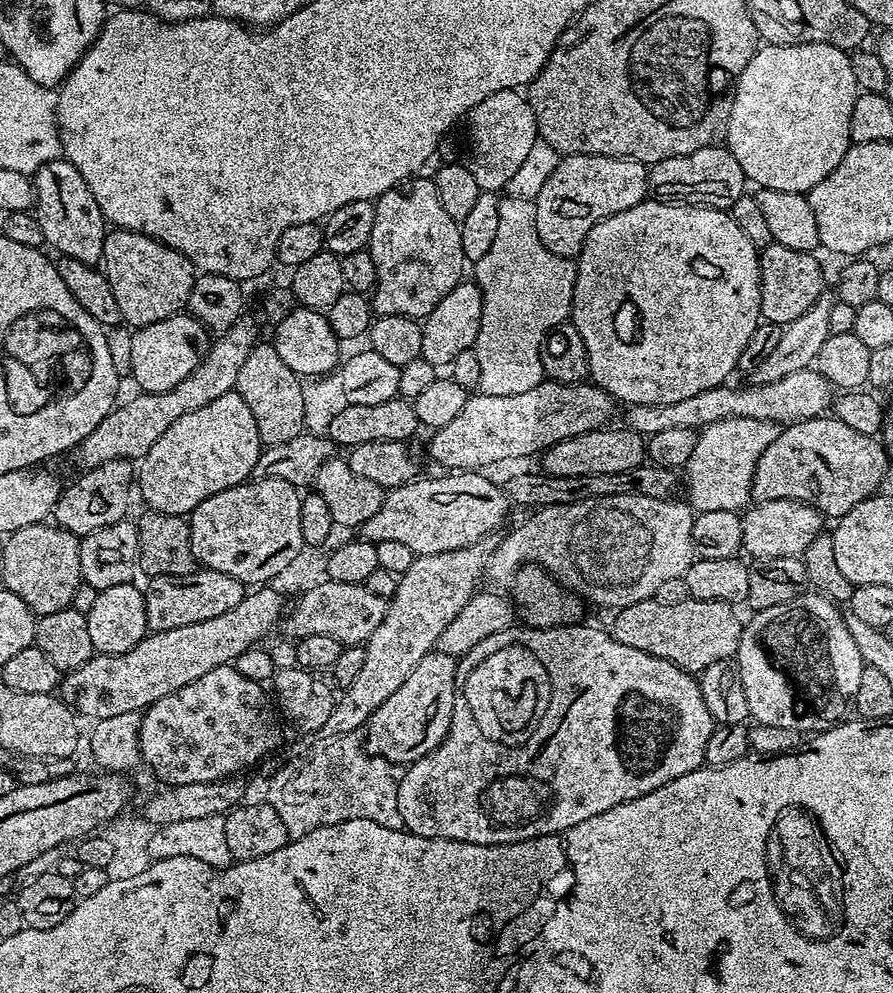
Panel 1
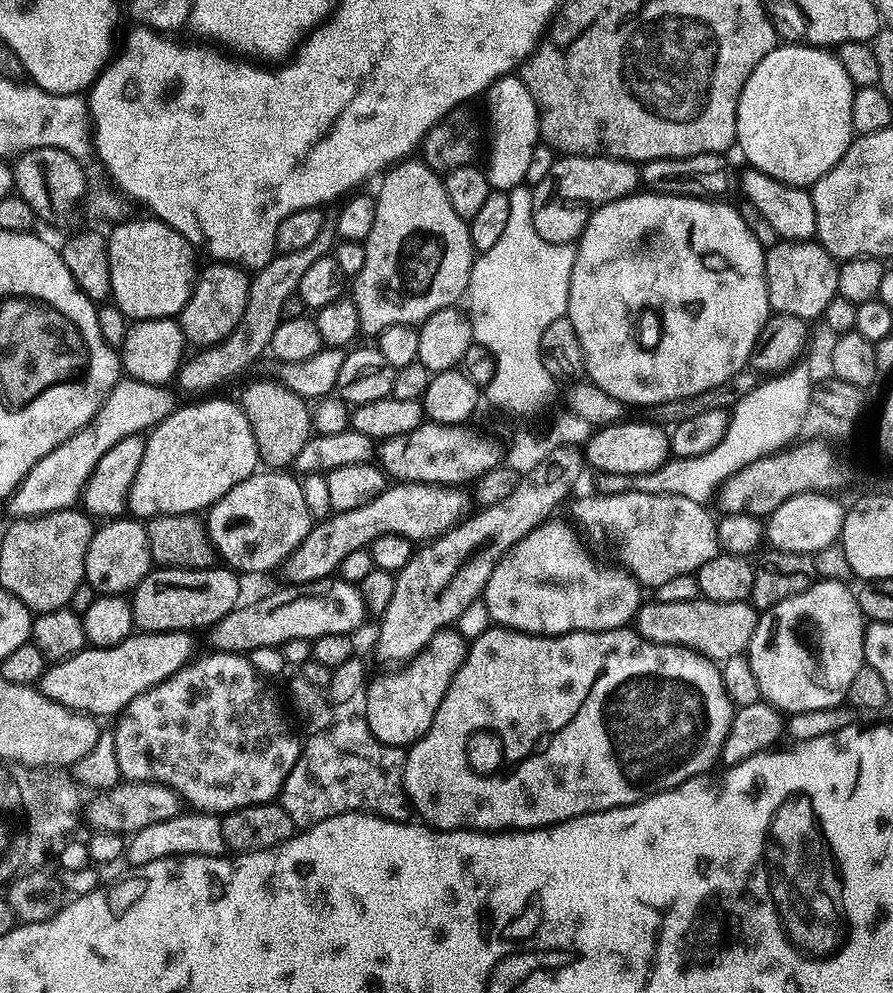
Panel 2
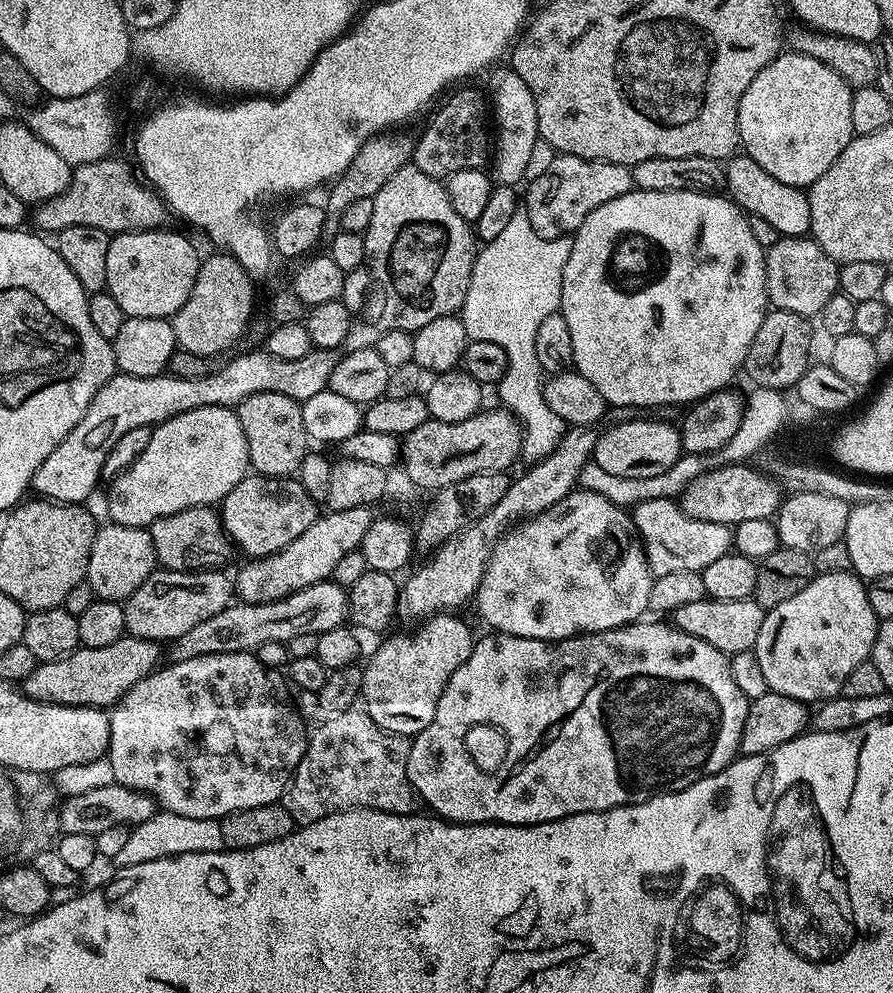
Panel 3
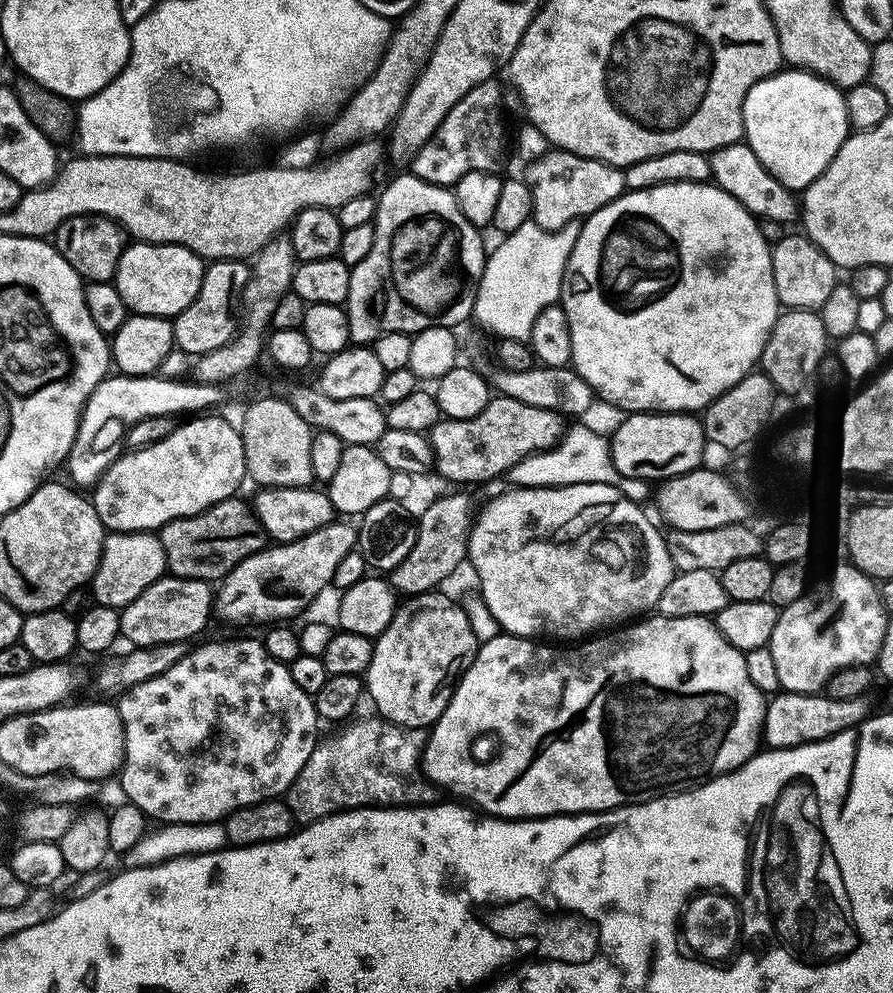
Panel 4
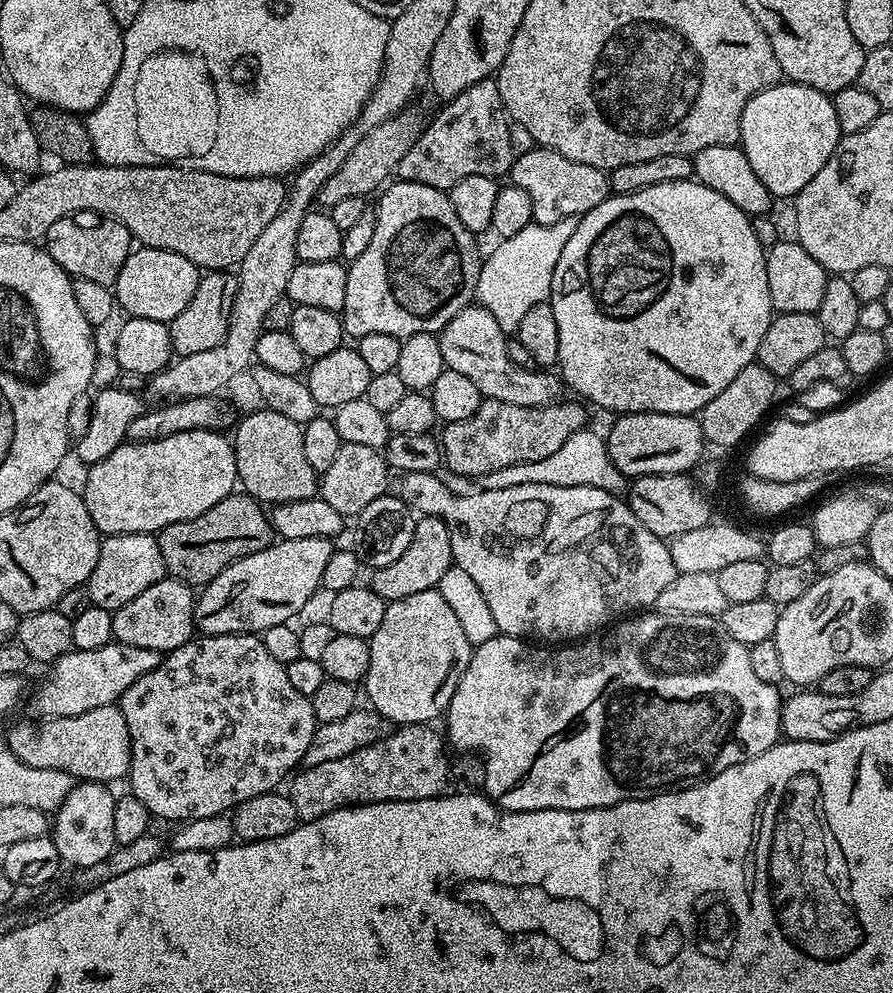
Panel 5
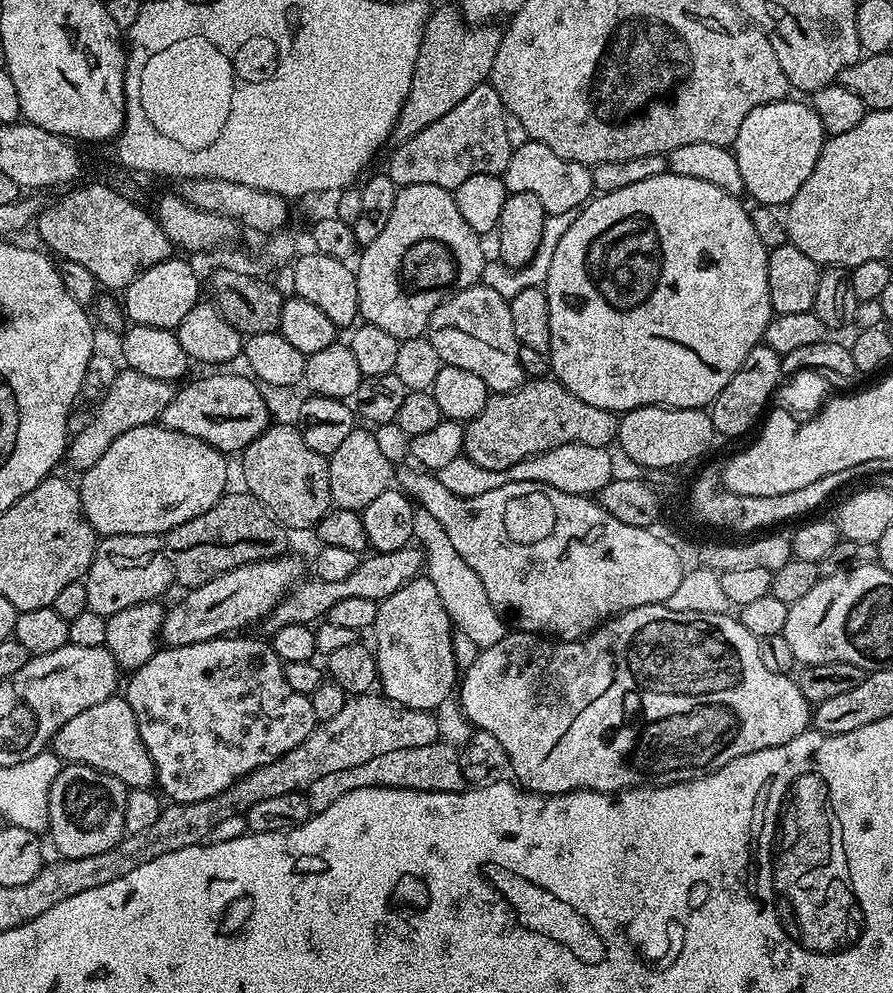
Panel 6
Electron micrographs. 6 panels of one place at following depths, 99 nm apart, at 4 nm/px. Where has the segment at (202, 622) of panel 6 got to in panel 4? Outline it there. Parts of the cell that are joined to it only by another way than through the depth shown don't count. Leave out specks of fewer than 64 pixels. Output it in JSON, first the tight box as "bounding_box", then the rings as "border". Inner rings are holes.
{"bounding_box":[214,518,357,626],"border":[[[336,518],[331,524],[322,526],[289,544],[273,543],[271,546],[265,546],[261,552],[238,562],[238,566],[234,566],[234,570],[230,570],[228,575],[219,581],[214,592],[215,615],[234,624],[244,622],[266,626],[271,622],[288,621],[286,619],[302,611],[324,587],[327,589],[331,585],[334,570],[338,570],[338,562],[342,562],[342,558],[346,558],[346,554],[350,554],[357,544],[357,525],[347,519]]]}

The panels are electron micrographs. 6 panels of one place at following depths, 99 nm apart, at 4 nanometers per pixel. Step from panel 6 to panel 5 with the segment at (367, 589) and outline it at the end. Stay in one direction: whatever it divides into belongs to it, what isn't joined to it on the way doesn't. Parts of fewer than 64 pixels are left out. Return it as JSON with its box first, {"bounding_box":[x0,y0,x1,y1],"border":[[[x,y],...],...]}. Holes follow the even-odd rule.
{"bounding_box":[370,516,454,602],"border":[[[420,516],[416,521],[414,538],[410,546],[390,566],[382,566],[371,573],[370,586],[378,598],[391,602],[398,598],[410,598],[410,594],[422,594],[422,590],[436,588],[439,580],[454,565],[450,550],[450,534],[437,516]]]}

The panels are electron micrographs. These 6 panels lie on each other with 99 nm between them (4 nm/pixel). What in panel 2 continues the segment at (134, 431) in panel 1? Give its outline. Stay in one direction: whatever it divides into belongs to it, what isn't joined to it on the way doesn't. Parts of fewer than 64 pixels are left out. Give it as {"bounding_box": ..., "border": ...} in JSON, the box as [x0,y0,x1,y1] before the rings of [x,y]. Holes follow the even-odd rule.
{"bounding_box":[178,223,337,398],"border":[[[324,223],[318,238],[306,246],[306,250],[297,252],[285,252],[273,255],[266,266],[255,269],[251,273],[248,282],[248,297],[246,298],[246,310],[242,310],[242,318],[238,326],[222,342],[218,342],[209,348],[202,348],[192,353],[180,365],[178,381],[184,392],[189,392],[189,397],[200,398],[205,394],[212,394],[215,388],[223,386],[227,380],[235,378],[239,372],[244,372],[263,352],[267,353],[272,347],[274,330],[278,330],[281,320],[284,319],[282,306],[286,298],[297,295],[302,282],[302,274],[318,262],[318,258],[329,255],[333,251],[334,241],[337,239],[336,229],[331,223]]]}

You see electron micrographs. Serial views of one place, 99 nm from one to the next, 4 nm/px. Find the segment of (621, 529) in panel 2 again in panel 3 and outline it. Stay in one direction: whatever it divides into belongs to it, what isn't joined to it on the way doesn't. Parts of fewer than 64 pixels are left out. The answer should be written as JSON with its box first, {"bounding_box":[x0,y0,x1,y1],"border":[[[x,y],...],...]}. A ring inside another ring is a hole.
{"bounding_box":[631,498,733,577],"border":[[[654,498],[631,509],[632,526],[643,547],[648,571],[653,577],[674,574],[674,570],[690,570],[701,573],[710,562],[733,551],[732,531],[729,525],[718,522],[702,522],[684,515],[684,509],[675,499]]]}

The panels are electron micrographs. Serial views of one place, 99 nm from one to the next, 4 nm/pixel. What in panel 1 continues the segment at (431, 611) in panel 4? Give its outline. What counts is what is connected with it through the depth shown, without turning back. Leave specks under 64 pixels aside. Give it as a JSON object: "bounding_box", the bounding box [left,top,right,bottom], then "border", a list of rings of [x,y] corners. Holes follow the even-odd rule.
{"bounding_box":[366,650,457,766],"border":[[[442,650],[430,651],[421,658],[402,686],[369,717],[366,723],[368,753],[389,760],[394,766],[407,766],[443,742],[454,710],[457,663],[457,657]]]}

